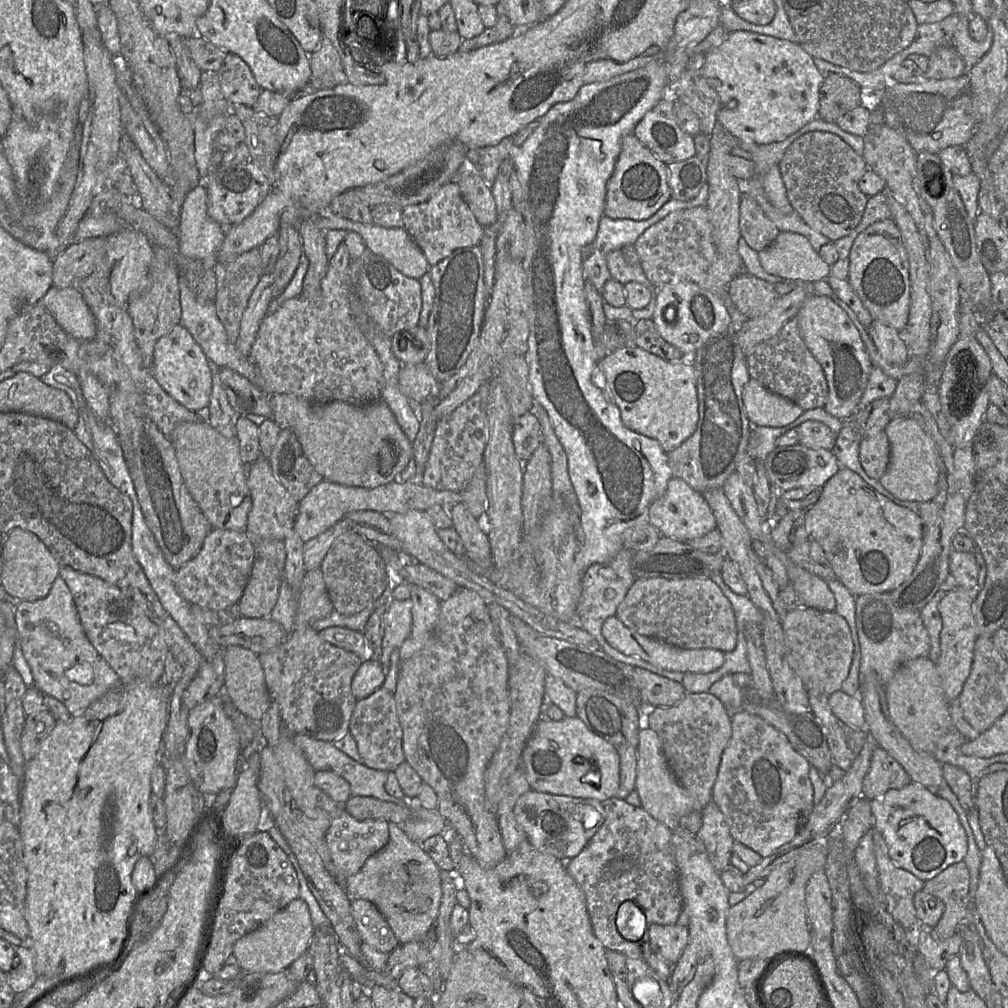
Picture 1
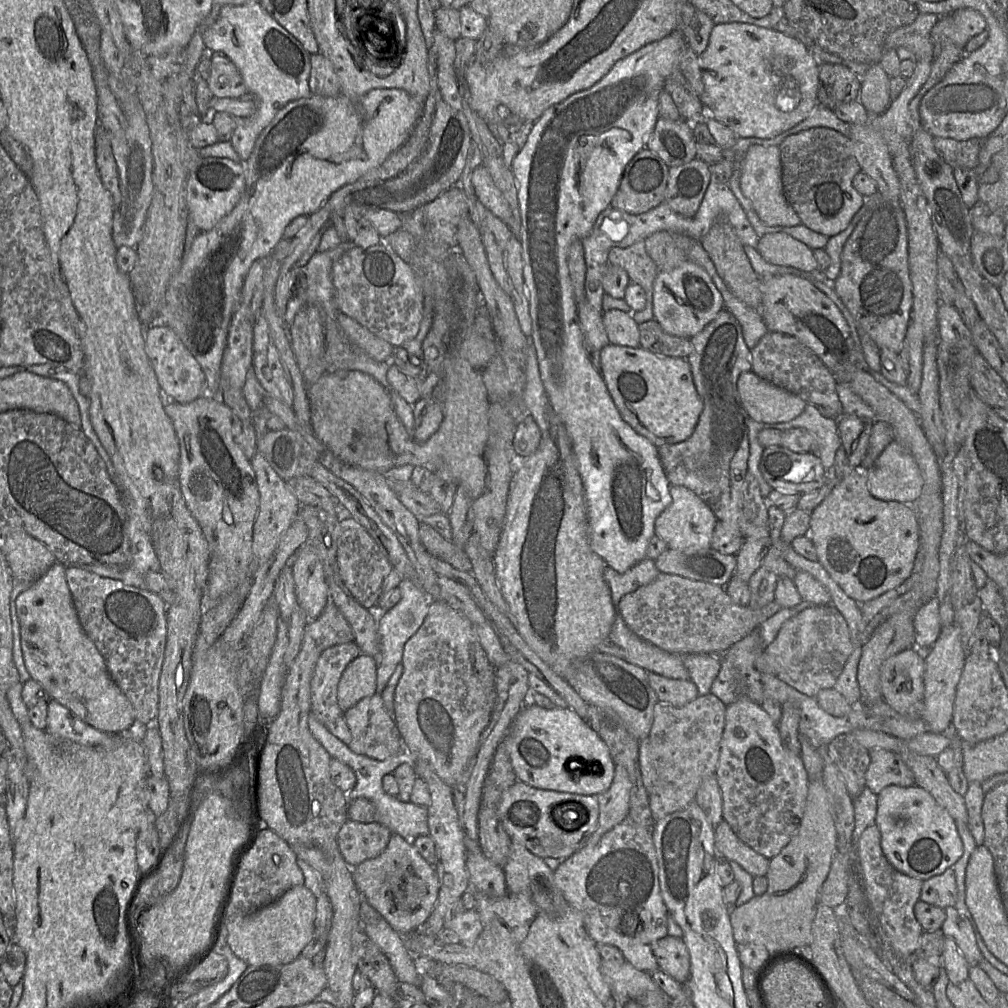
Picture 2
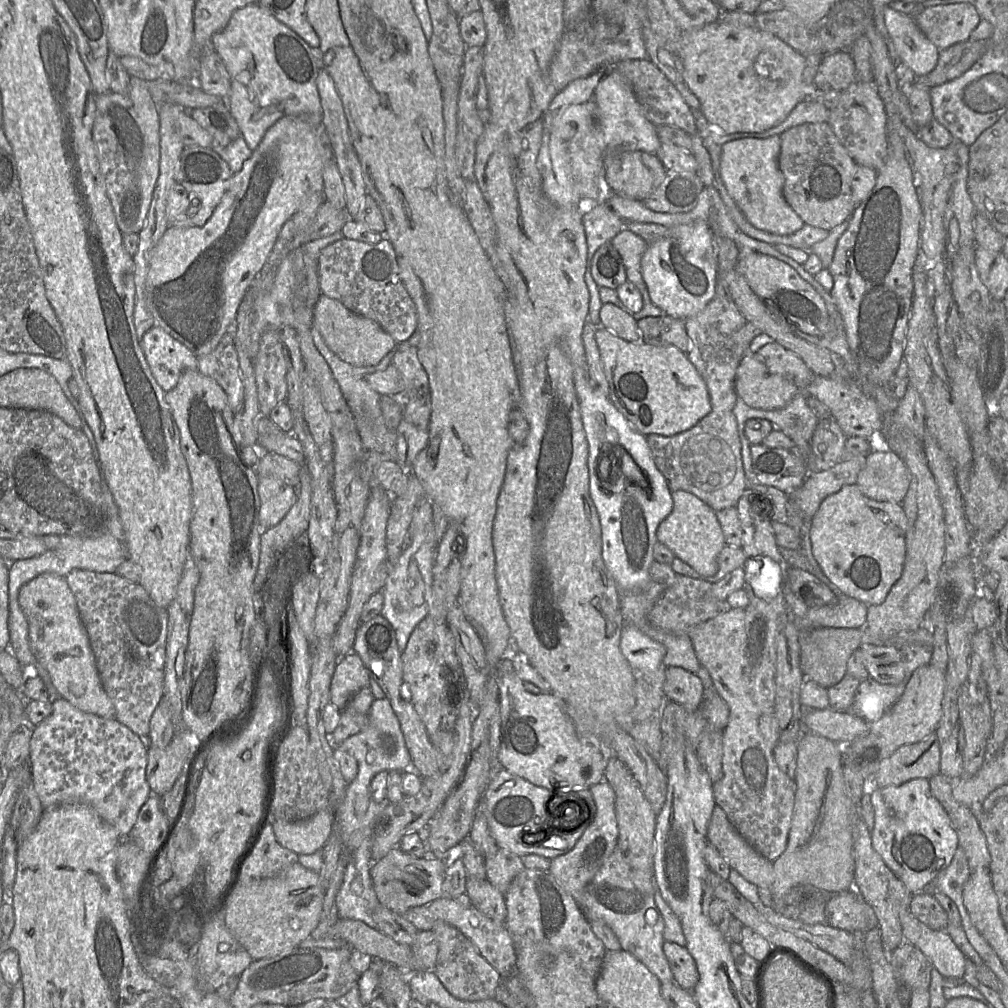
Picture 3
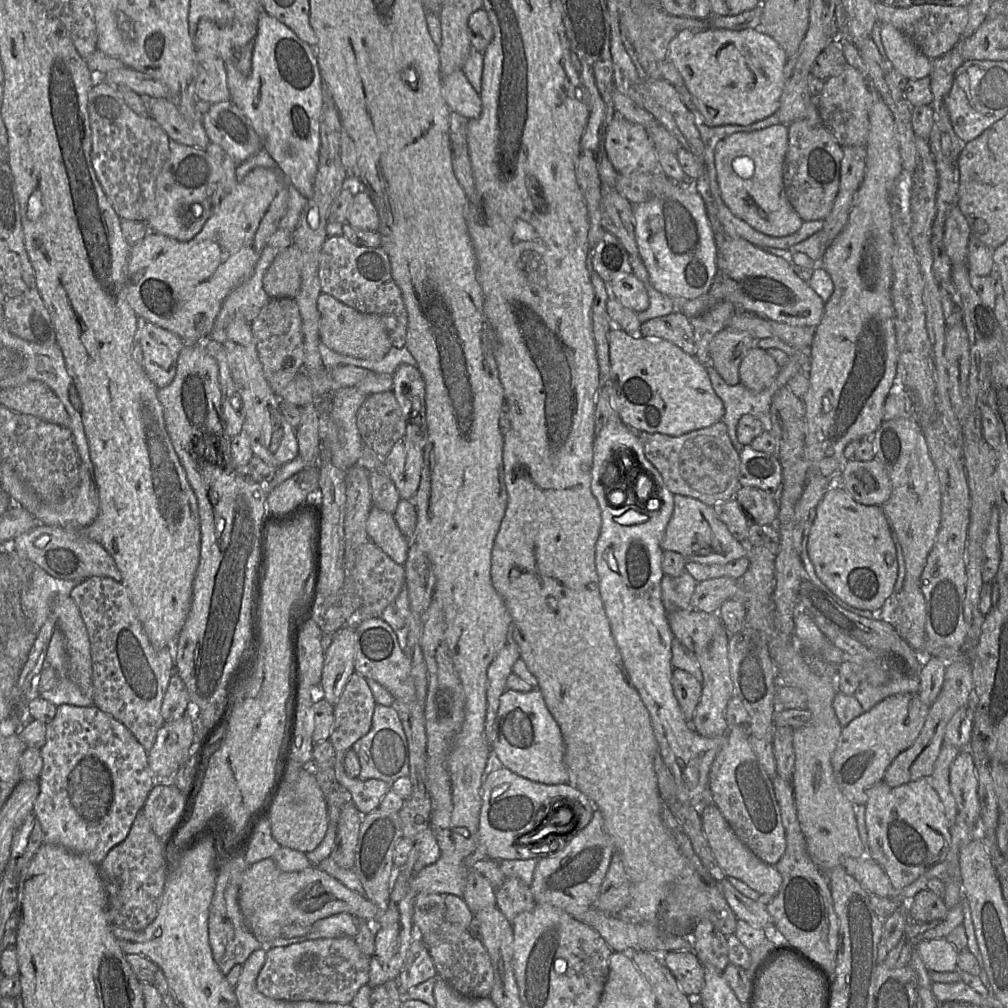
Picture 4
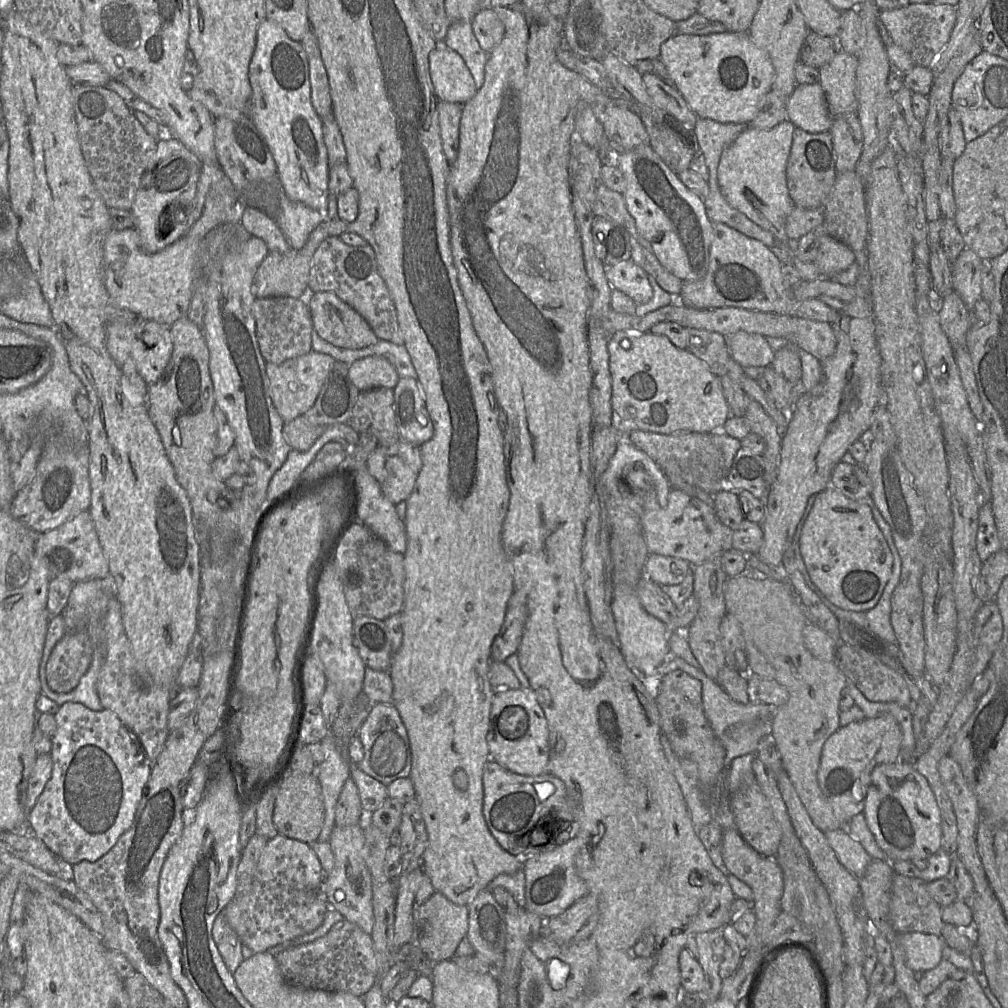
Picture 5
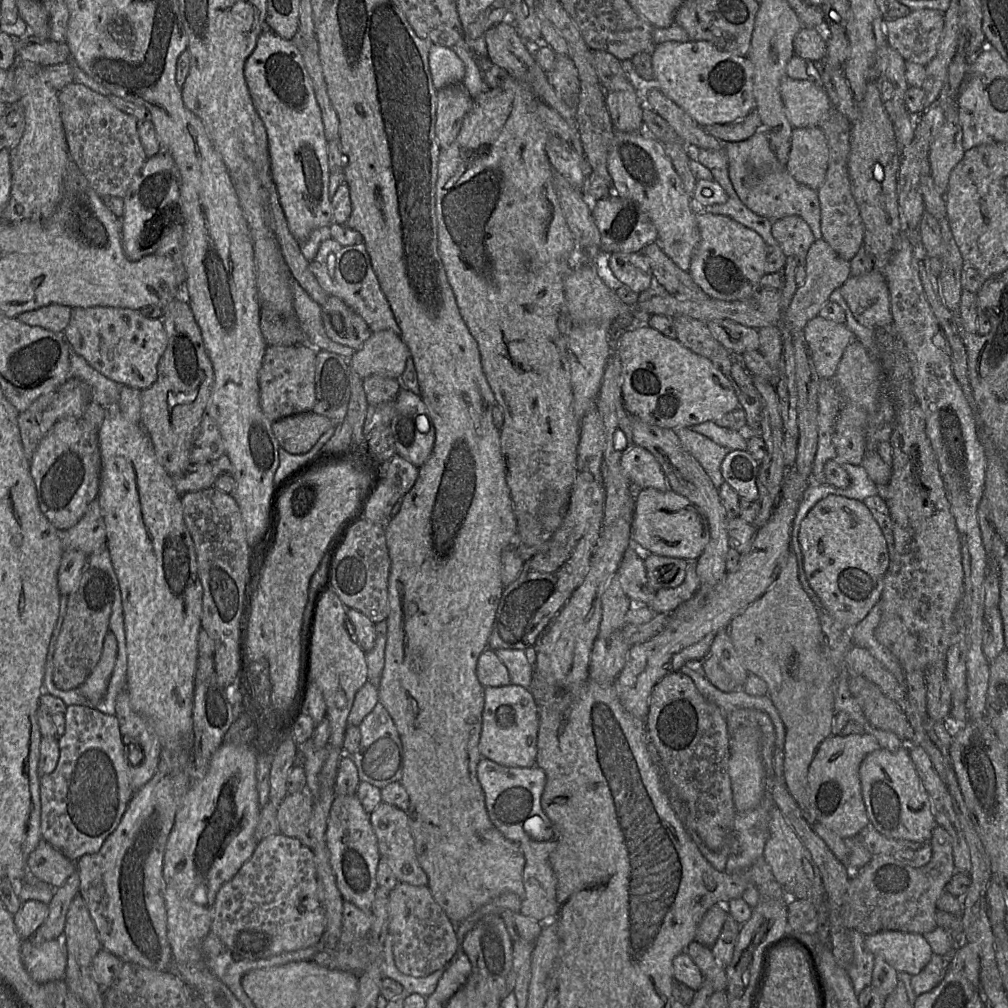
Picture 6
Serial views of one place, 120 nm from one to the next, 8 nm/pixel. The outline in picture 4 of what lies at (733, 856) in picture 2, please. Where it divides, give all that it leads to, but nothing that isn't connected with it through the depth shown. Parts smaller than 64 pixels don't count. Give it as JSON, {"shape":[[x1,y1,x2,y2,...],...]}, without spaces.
{"shape":[[714,802,702,810,700,818,711,851,726,877,734,877,741,880,759,894,776,896,782,882,779,871,775,865,767,864,759,859,740,840]]}

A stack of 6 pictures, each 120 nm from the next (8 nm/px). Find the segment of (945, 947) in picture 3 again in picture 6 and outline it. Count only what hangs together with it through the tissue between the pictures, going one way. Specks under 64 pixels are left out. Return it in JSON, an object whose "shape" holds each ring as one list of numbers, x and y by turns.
{"shape":[[885,930,865,935,865,946,874,955,881,954,896,970,918,974,930,961,933,951,918,933]]}

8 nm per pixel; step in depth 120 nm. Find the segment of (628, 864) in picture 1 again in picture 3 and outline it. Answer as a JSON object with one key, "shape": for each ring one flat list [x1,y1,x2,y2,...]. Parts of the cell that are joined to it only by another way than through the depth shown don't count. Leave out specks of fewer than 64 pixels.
{"shape":[[616,849,609,858,604,862,604,864,601,866,601,868,598,870,598,872,595,874,593,879,583,888,583,890,580,892,579,896,577,897,577,902,579,907,581,908,582,912,585,914,587,919,601,919,603,920,607,925,611,927,611,929,614,931,616,936,619,939,619,942,621,944,622,950,630,953,632,956,634,956,640,963,642,963,653,975,657,977,657,979,661,982,674,982,673,981,673,975,669,966,669,963,663,953,662,945,664,943,663,938,663,930,664,930,664,922,663,919,656,907,655,903,655,881,654,881,654,871,653,871,653,878,650,878,649,875,645,875,642,873,636,873,635,870,632,869,629,862,627,861,624,854]]}

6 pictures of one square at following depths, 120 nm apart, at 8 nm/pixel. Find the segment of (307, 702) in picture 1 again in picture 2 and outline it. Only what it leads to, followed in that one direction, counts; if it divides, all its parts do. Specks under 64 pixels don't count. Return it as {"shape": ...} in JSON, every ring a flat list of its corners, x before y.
{"shape":[[348,642,327,648,319,657,311,680,311,713,324,725,343,716,337,700,340,677,347,665,360,655,355,642]]}

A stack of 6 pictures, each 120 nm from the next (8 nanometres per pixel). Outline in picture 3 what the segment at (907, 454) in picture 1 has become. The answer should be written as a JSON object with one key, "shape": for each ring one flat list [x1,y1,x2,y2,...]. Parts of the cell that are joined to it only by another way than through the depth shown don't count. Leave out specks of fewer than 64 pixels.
{"shape":[[873,450,859,472,856,485,876,501,901,503,910,485,911,475,904,461,890,450]]}

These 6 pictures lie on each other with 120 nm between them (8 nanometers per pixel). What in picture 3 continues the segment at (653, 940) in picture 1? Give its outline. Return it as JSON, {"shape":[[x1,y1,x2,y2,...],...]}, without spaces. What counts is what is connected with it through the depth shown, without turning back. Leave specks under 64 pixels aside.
{"shape":[[664,942,663,953,669,963,673,981,682,989,692,992,698,982,696,964,687,949,672,942]]}

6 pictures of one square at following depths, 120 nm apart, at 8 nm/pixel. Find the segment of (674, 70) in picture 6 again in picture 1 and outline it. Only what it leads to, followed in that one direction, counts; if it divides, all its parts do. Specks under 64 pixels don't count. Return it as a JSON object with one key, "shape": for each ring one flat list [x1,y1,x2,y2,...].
{"shape":[[752,31,730,32,727,38,720,45,705,53,705,60,702,66,702,76,706,79,708,85,716,91,720,99,721,107,717,113,718,123,720,123,734,137,741,140,751,140,758,145,783,141,812,121,818,115,820,86,825,78,814,64,813,57,811,57,811,55,807,53,799,43,778,39,770,35,755,33]]}

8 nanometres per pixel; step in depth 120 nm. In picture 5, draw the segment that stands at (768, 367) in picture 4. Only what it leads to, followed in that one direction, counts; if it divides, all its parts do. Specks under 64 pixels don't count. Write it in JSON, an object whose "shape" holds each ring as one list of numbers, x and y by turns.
{"shape":[[738,331,725,337,731,356,744,369,747,367,765,368,772,365,775,351,765,336]]}

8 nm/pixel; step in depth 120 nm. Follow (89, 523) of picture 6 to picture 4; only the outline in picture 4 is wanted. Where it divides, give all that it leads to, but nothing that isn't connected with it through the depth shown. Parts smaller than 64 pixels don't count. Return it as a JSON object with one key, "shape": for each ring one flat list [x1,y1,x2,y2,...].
{"shape":[[42,523,16,537,9,546,56,578,80,582,100,576,121,582,121,573,112,556,101,544,81,534,80,530,74,526,60,527]]}

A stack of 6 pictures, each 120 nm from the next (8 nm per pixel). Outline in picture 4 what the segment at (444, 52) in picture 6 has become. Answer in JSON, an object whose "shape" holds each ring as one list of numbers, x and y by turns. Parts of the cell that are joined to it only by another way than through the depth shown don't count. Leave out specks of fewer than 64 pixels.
{"shape":[[463,69,442,75,441,86,445,101,452,112,467,119,477,118,482,111,480,95,469,82]]}

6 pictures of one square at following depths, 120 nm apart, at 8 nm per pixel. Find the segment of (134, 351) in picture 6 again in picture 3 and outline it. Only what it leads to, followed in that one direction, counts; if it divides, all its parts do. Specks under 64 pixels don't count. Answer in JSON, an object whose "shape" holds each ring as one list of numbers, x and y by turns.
{"shape":[[157,325,141,339,148,366,164,392,172,390,186,370,197,370,197,357,181,342]]}

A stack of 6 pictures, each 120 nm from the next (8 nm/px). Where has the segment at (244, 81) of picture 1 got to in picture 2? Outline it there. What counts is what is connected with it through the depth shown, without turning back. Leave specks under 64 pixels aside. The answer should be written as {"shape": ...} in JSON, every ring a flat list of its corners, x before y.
{"shape":[[212,52,208,88,217,98,241,98,250,95,235,64,222,52]]}

